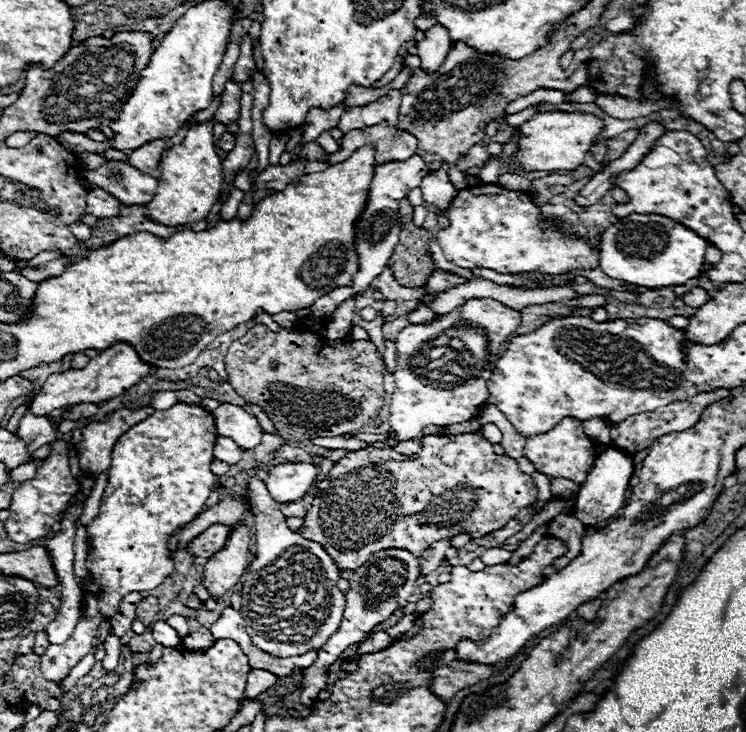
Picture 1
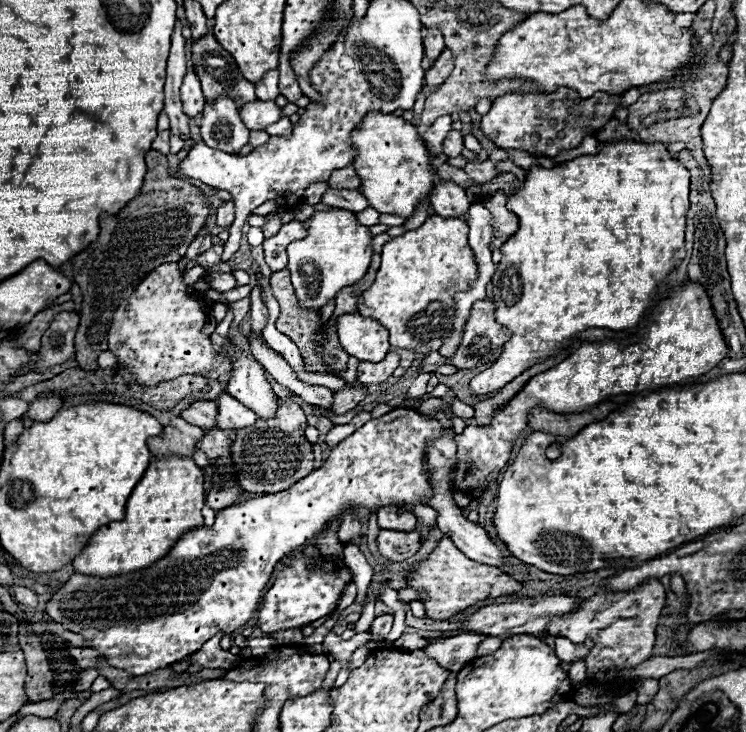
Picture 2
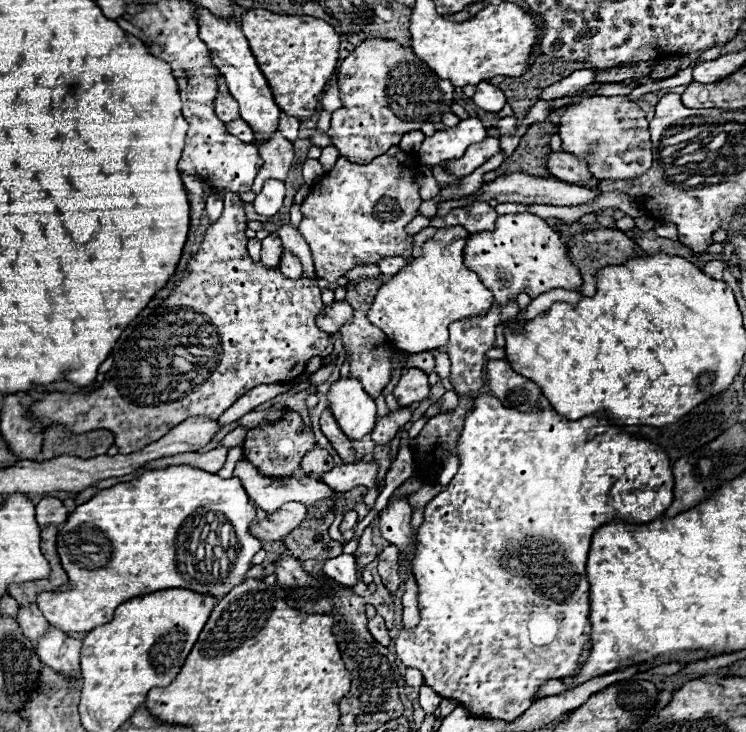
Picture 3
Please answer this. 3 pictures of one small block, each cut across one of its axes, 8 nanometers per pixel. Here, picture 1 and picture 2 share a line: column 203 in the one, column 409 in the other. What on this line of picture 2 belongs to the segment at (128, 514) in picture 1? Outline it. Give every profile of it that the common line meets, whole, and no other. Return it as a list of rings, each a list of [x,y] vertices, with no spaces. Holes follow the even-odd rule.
[[[394,408],[382,418],[372,418],[352,436],[336,444],[322,468],[312,470],[288,490],[252,498],[232,508],[224,508],[224,512],[216,512],[212,528],[204,526],[184,534],[172,548],[172,554],[158,560],[156,566],[146,568],[144,572],[134,572],[132,576],[104,580],[72,574],[72,578],[46,604],[46,612],[54,622],[64,624],[66,630],[82,634],[88,646],[106,654],[110,666],[128,670],[134,676],[180,662],[200,650],[204,642],[220,630],[230,634],[244,626],[254,616],[274,566],[324,532],[326,526],[342,516],[346,508],[368,508],[370,512],[378,512],[384,506],[412,510],[416,504],[426,504],[434,494],[424,470],[426,444],[442,434],[444,428],[438,420],[430,420],[414,408]]]

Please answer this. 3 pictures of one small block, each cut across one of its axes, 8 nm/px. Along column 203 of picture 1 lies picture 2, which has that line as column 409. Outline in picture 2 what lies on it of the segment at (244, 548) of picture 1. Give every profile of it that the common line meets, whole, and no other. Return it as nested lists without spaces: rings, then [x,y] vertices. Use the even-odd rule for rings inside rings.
[[[444,536],[438,544],[438,548],[424,560],[420,562],[414,572],[408,576],[410,586],[414,586],[420,594],[426,594],[424,604],[434,604],[436,612],[428,610],[428,616],[432,618],[432,614],[436,618],[432,620],[450,620],[454,614],[464,612],[466,608],[474,606],[476,602],[482,602],[486,598],[498,598],[504,594],[514,594],[522,590],[522,584],[518,580],[514,580],[512,576],[500,572],[498,568],[488,568],[486,564],[474,562],[470,558],[466,558],[448,536]]]

